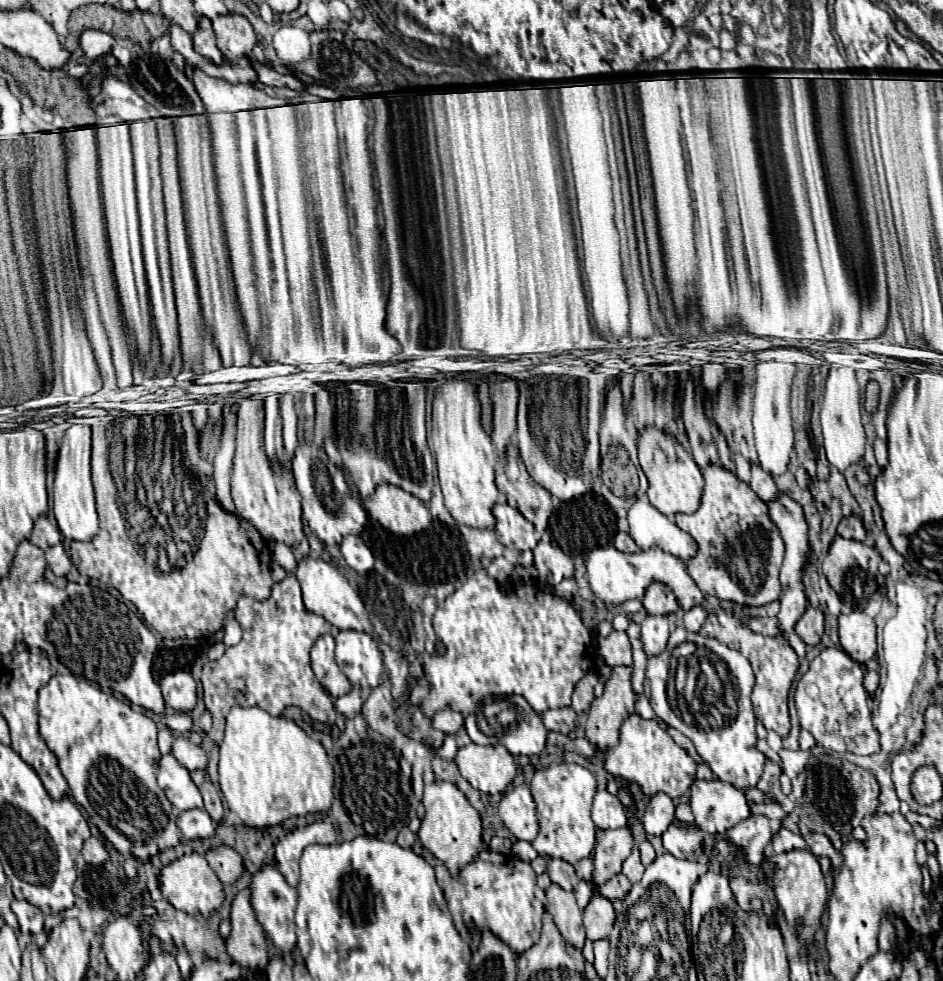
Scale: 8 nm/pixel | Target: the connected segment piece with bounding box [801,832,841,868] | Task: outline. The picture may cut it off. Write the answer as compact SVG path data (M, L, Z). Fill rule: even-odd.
M807 832L807 834L801 834L803 840L807 842L809 850L815 854L815 856L827 856L831 858L831 864L833 868L837 868L841 864L841 856L839 852L833 848L833 844L829 842L829 838L825 834L817 834L817 832Z

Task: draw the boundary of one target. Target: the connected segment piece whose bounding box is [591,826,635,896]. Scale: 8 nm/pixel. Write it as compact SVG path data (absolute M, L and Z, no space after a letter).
M625 826L621 830L605 830L601 832L599 844L595 846L593 854L593 876L591 876L591 892L597 896L597 888L611 880L615 874L621 872L623 860L633 850L633 834L631 828Z

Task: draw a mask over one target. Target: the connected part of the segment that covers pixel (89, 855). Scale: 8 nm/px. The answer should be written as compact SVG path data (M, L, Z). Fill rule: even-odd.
M97 836L87 838L83 844L83 858L85 858L85 862L89 862L93 866L103 866L109 860L109 852L105 848L105 842Z

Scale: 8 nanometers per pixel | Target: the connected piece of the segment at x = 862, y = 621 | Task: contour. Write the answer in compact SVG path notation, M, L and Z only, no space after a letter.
M853 610L847 616L839 616L839 638L843 650L859 664L865 664L877 652L875 620L863 610Z

